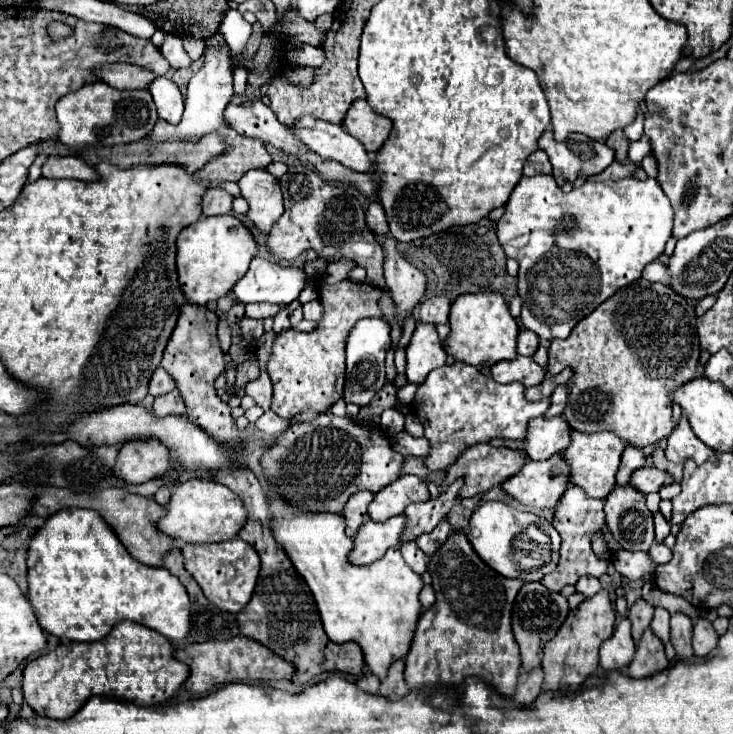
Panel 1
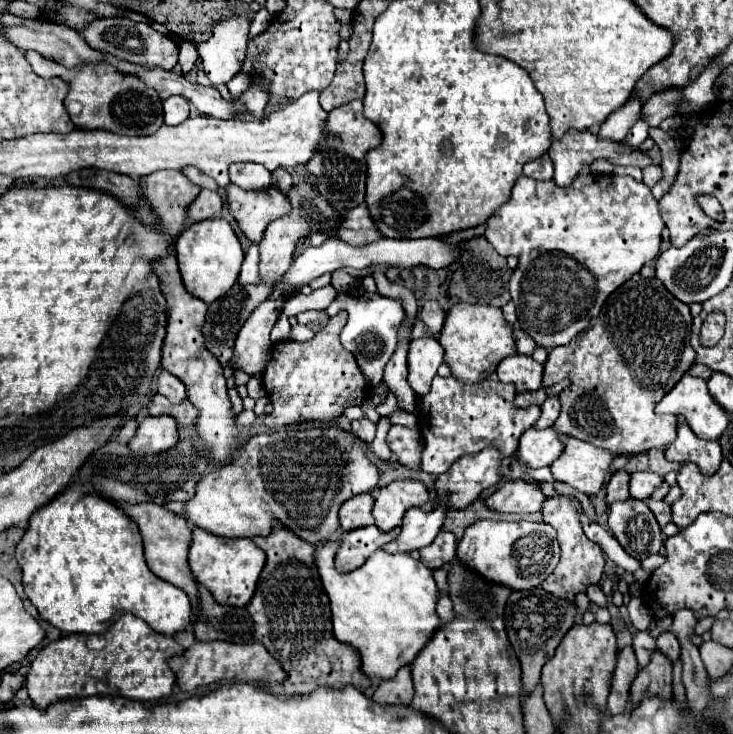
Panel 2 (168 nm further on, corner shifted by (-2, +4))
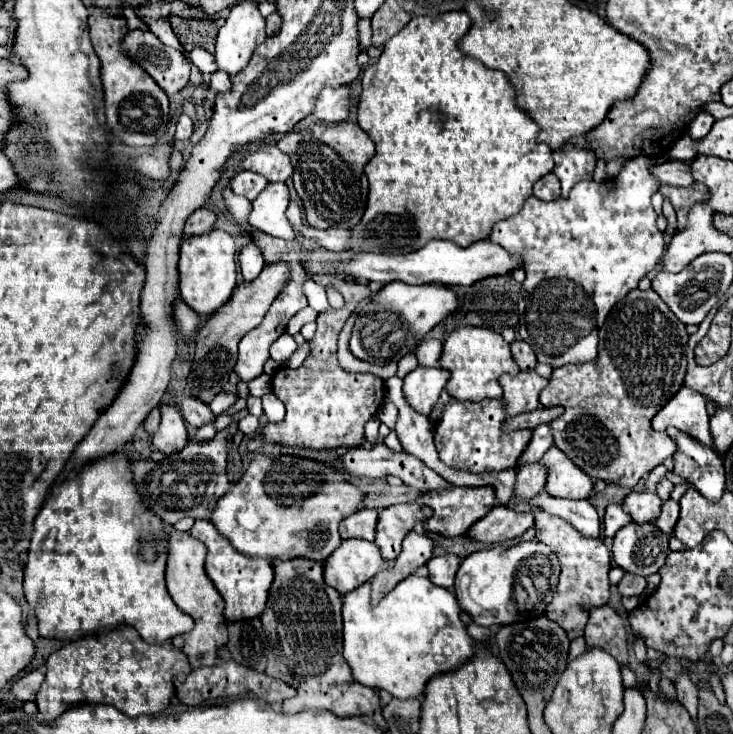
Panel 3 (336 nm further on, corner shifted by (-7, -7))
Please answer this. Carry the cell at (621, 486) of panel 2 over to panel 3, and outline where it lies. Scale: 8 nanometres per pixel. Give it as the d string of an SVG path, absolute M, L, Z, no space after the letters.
M608 505L606 517L604 517L604 535L606 537L614 537L616 531L620 531L628 523L632 523L632 519L624 513L622 505Z

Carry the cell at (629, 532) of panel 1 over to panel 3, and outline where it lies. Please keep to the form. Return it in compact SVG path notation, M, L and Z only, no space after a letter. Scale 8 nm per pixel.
M630 523L616 533L612 557L626 573L642 577L658 573L668 557L668 535L654 523Z

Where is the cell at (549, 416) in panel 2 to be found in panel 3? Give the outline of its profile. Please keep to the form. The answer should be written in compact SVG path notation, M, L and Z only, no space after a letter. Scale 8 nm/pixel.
M540 425L532 431L532 439L526 447L526 451L522 453L522 459L516 463L514 469L520 469L520 465L524 463L532 463L532 461L540 461L540 457L552 447L552 433L548 425Z

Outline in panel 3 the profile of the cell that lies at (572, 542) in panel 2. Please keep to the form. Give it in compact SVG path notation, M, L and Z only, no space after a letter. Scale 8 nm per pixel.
M534 511L534 529L536 539L548 545L554 555L558 555L562 567L560 583L556 587L552 603L546 607L546 615L548 619L560 623L570 639L582 637L588 623L588 611L582 607L600 607L610 599L610 551L606 549L602 539L588 539L580 535L580 531L576 531L570 523L564 523L564 519L552 517L546 511Z

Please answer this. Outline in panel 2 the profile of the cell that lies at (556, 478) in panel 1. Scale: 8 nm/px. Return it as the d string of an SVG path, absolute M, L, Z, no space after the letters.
M507 480L495 494L487 498L487 506L499 512L539 512L547 496L543 496L535 480Z

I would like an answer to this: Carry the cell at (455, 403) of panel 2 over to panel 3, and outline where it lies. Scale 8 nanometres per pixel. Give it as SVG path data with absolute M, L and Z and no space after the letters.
M484 399L476 405L476 409L466 409L458 401L450 401L434 427L434 441L440 453L440 461L450 467L468 469L472 473L486 473L486 471L504 471L512 469L520 459L522 451L526 449L532 431L514 431L502 433L500 425L504 423L504 401L498 399Z

